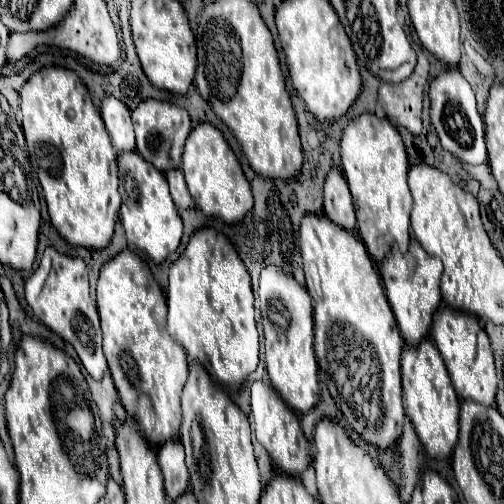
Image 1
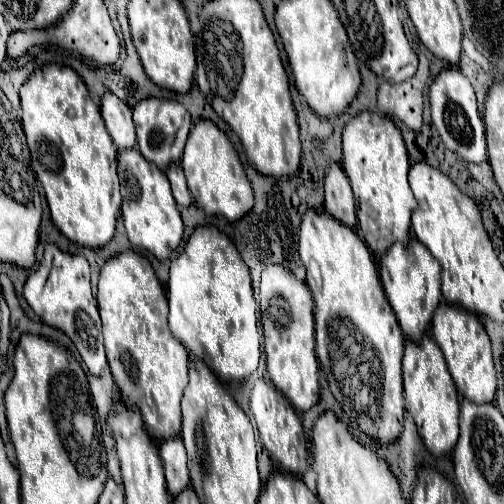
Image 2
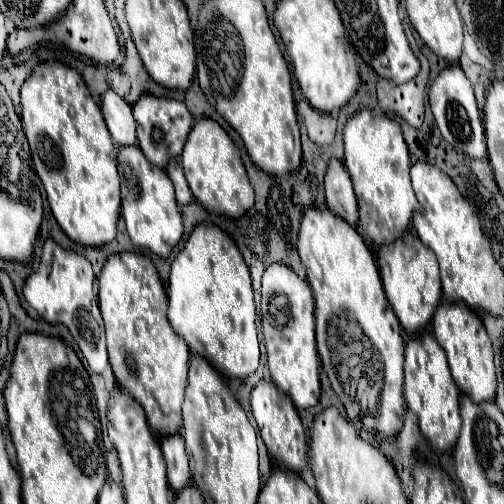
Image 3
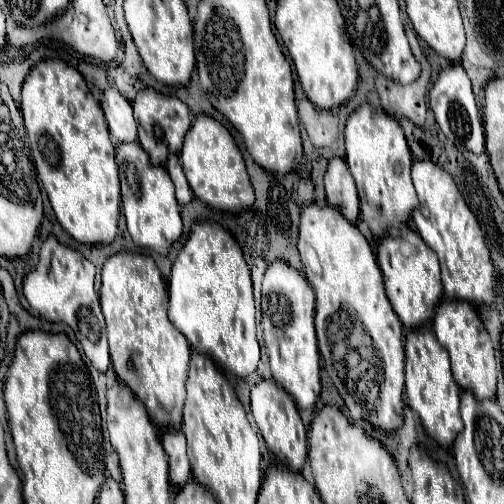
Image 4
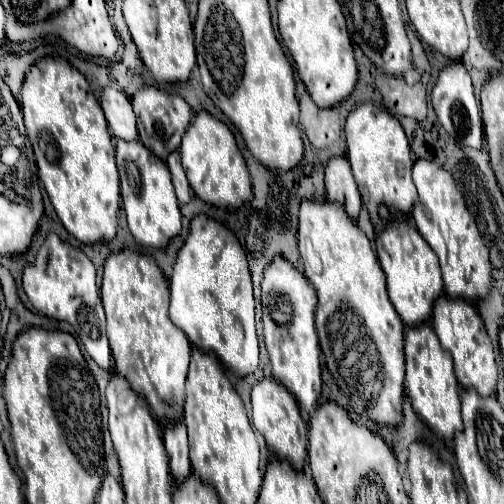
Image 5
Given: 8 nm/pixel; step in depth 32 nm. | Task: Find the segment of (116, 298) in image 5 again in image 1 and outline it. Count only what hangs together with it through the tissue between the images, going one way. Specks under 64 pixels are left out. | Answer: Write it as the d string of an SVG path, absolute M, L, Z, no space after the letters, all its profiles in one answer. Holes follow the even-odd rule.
M122 250L102 266L96 294L98 294L96 302L98 302L98 314L102 322L102 334L104 334L104 352L108 358L110 374L114 378L116 390L120 394L120 400L126 412L140 422L142 432L150 444L158 446L168 440L176 440L180 432L180 418L182 418L180 396L188 380L188 360L182 344L172 340L172 336L166 330L168 306L166 306L162 288L158 286L158 282L150 272L150 266L132 250Z

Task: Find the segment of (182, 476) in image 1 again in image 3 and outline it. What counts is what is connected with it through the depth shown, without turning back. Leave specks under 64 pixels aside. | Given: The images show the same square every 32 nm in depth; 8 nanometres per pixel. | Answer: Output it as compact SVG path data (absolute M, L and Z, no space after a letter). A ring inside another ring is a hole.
M170 434L160 440L162 452L168 466L168 484L172 490L180 490L186 484L190 484L190 468L188 468L188 456L184 448L184 436L182 434Z

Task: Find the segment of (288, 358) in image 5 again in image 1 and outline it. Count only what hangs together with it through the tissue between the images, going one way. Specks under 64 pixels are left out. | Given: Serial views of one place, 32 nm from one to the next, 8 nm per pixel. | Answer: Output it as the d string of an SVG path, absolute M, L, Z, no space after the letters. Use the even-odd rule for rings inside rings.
M266 266L260 274L260 310L262 310L262 326L264 326L264 350L266 350L266 370L272 386L280 392L280 396L288 402L288 406L304 414L320 400L320 384L318 384L318 362L314 354L314 318L312 318L312 296L306 288L302 288L292 274L286 274L282 268Z

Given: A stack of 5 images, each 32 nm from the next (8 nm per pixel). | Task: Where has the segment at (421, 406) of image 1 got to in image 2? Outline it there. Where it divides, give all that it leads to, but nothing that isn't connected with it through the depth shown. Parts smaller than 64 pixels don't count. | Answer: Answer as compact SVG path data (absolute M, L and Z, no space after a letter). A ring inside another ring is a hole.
M424 334L418 342L412 340L406 342L402 368L404 368L404 404L406 410L414 416L426 448L434 456L450 452L458 440L458 424L460 424L458 390L448 372L444 354L440 352L438 344L432 340L430 334Z

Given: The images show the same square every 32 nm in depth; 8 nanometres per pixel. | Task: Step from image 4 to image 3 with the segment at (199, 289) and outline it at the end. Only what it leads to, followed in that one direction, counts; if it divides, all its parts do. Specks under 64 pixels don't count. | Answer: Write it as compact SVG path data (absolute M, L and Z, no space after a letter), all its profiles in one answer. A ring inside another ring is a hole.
M196 226L172 262L168 280L168 320L188 342L190 352L204 356L226 378L246 378L258 368L260 348L256 307L248 266L236 242L218 226Z

